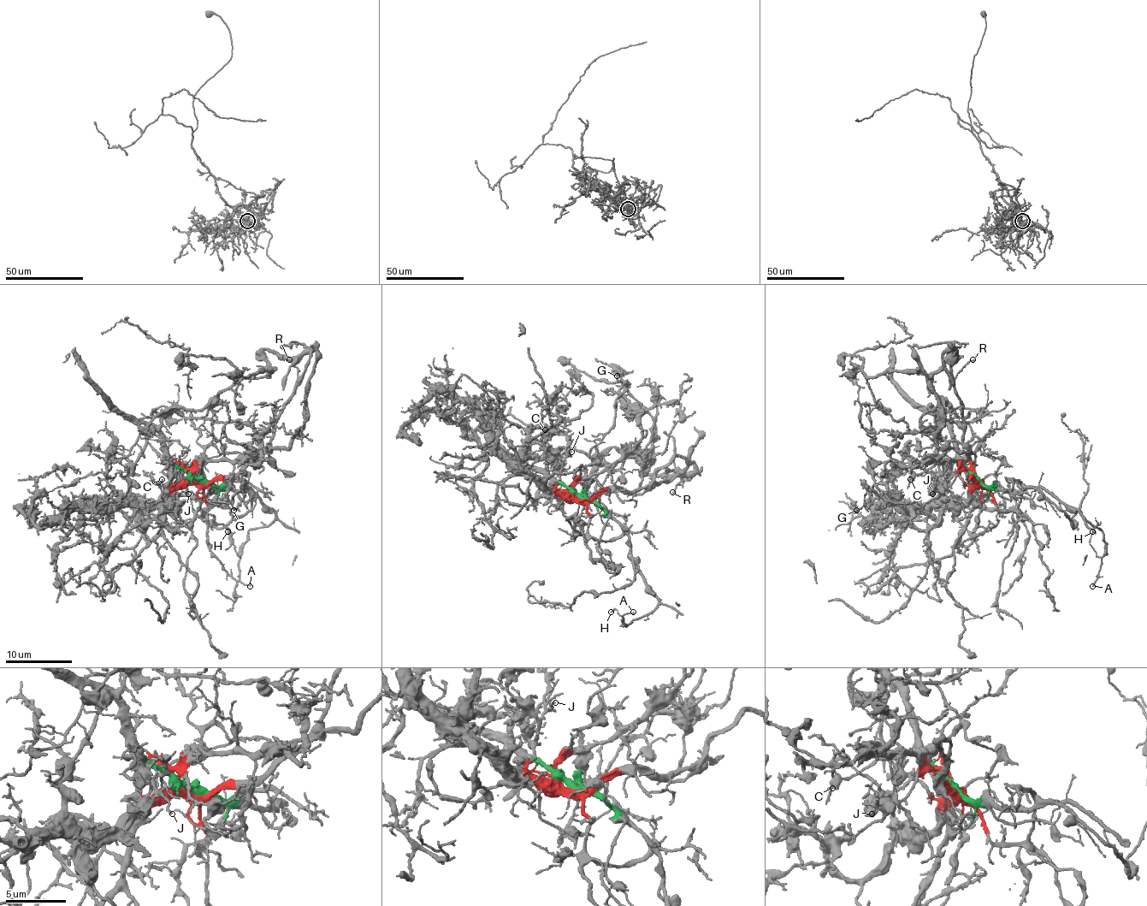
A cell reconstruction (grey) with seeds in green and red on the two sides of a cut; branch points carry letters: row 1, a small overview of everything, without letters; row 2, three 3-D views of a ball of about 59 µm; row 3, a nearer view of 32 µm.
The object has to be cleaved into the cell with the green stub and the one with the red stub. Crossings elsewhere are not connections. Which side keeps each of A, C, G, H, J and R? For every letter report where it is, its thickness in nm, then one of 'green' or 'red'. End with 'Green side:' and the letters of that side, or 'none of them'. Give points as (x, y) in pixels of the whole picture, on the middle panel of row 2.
A: at (633, 612); 130 nm thick; green
C: at (545, 429); 120 nm thick; green
G: at (617, 376); 160 nm thick; red
H: at (611, 612); 80 nm thick; green
J: at (571, 452); 160 nm thick; red
R: at (672, 492); 150 nm thick; red
Green side: A, C, H

